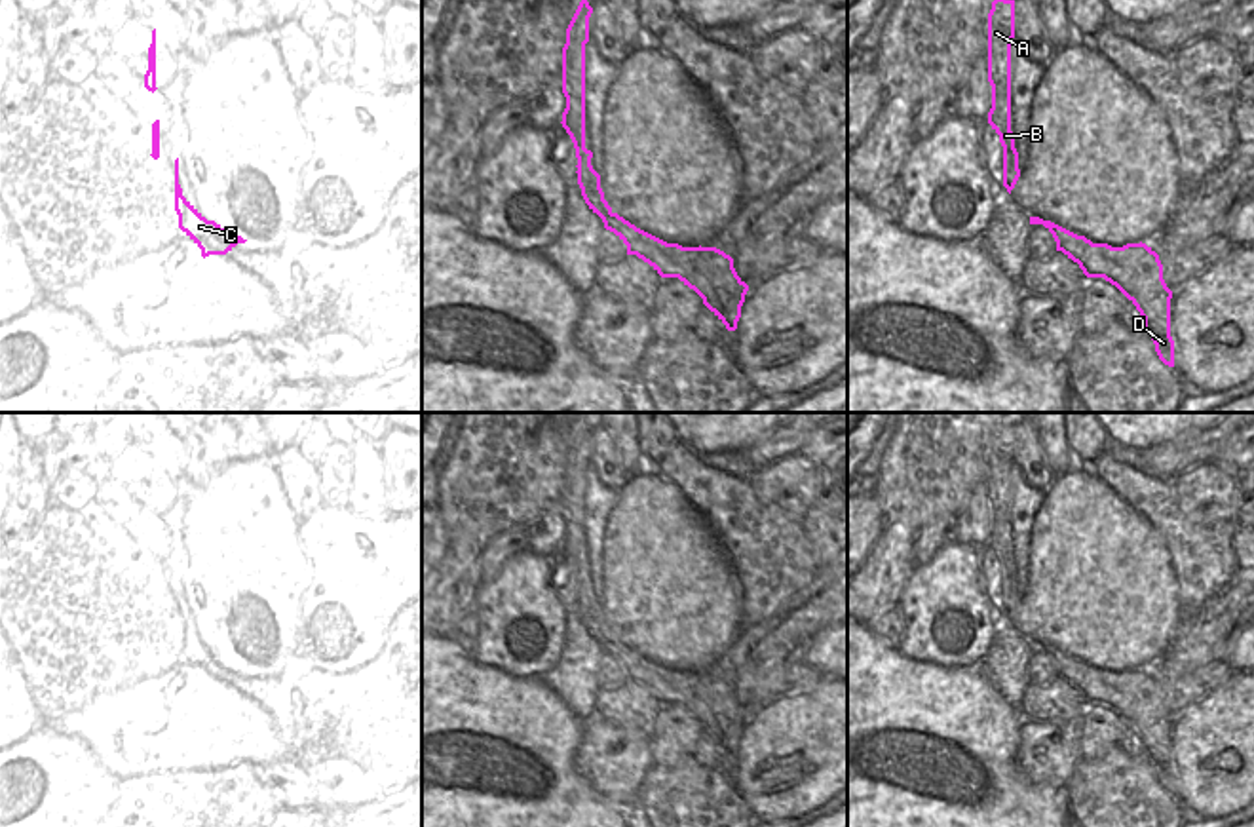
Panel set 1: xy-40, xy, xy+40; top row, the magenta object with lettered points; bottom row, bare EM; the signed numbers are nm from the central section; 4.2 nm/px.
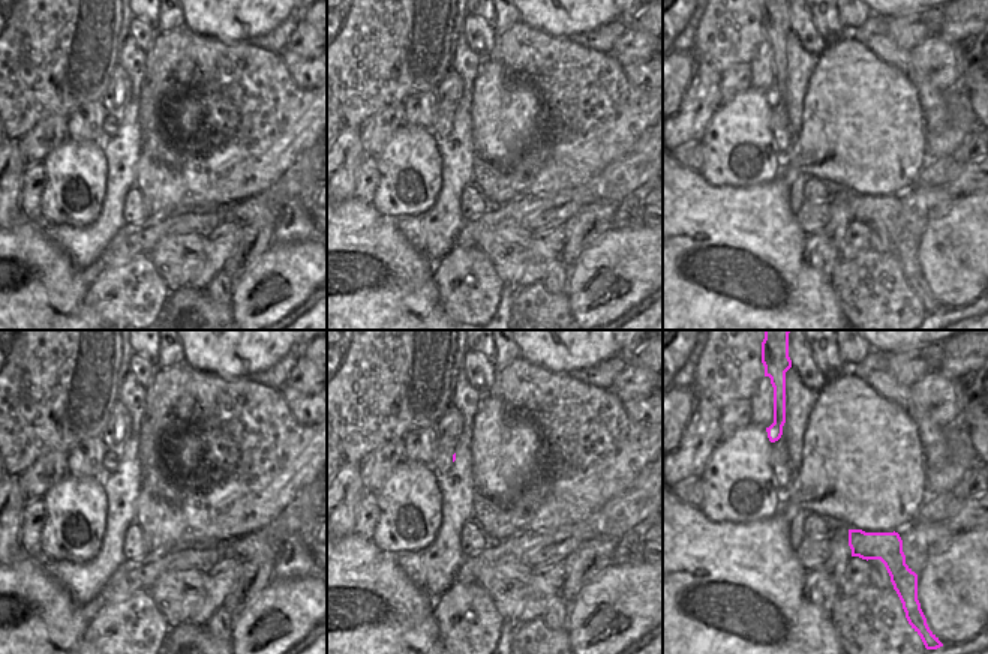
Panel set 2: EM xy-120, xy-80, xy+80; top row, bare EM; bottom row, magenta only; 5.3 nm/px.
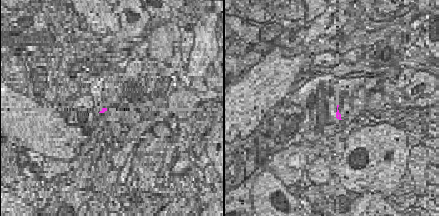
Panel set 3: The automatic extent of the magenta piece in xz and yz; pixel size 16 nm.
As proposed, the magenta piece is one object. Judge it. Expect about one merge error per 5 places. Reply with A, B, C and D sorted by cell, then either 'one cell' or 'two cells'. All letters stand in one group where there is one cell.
A B C D; one cell

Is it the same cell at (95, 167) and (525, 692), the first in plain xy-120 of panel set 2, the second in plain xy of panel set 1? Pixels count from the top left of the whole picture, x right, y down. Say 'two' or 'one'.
two

